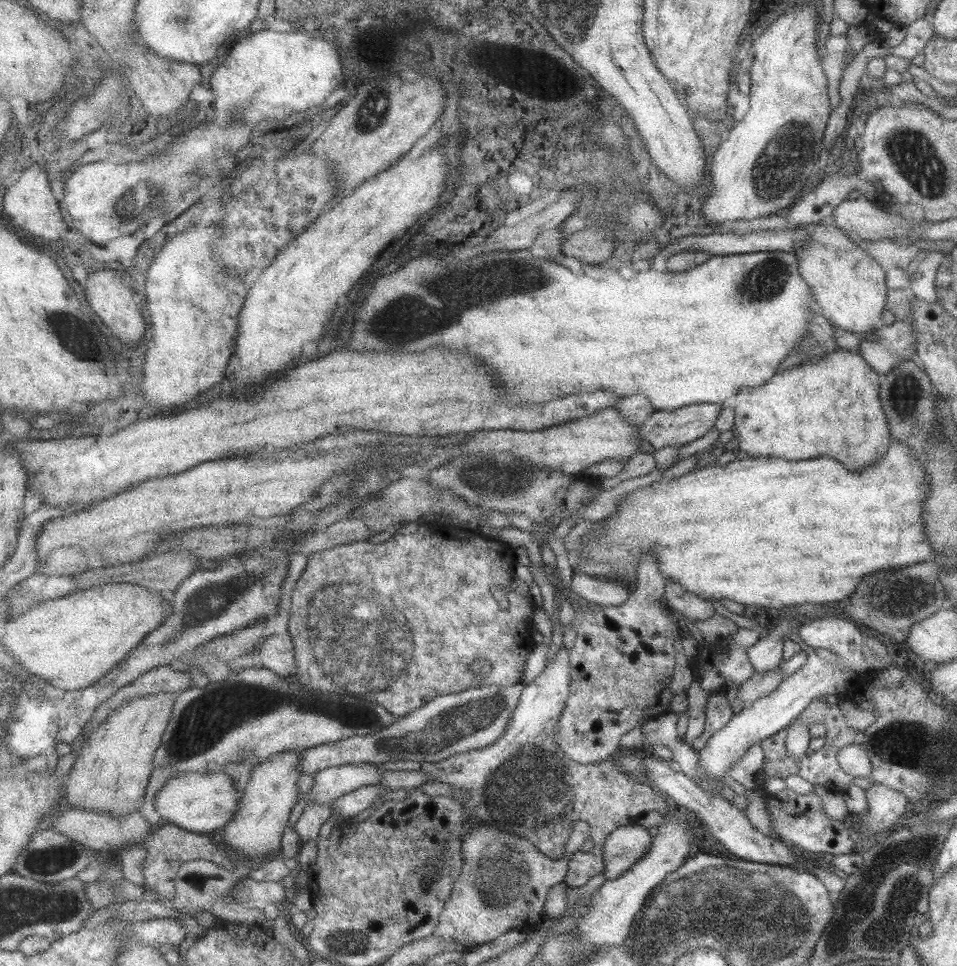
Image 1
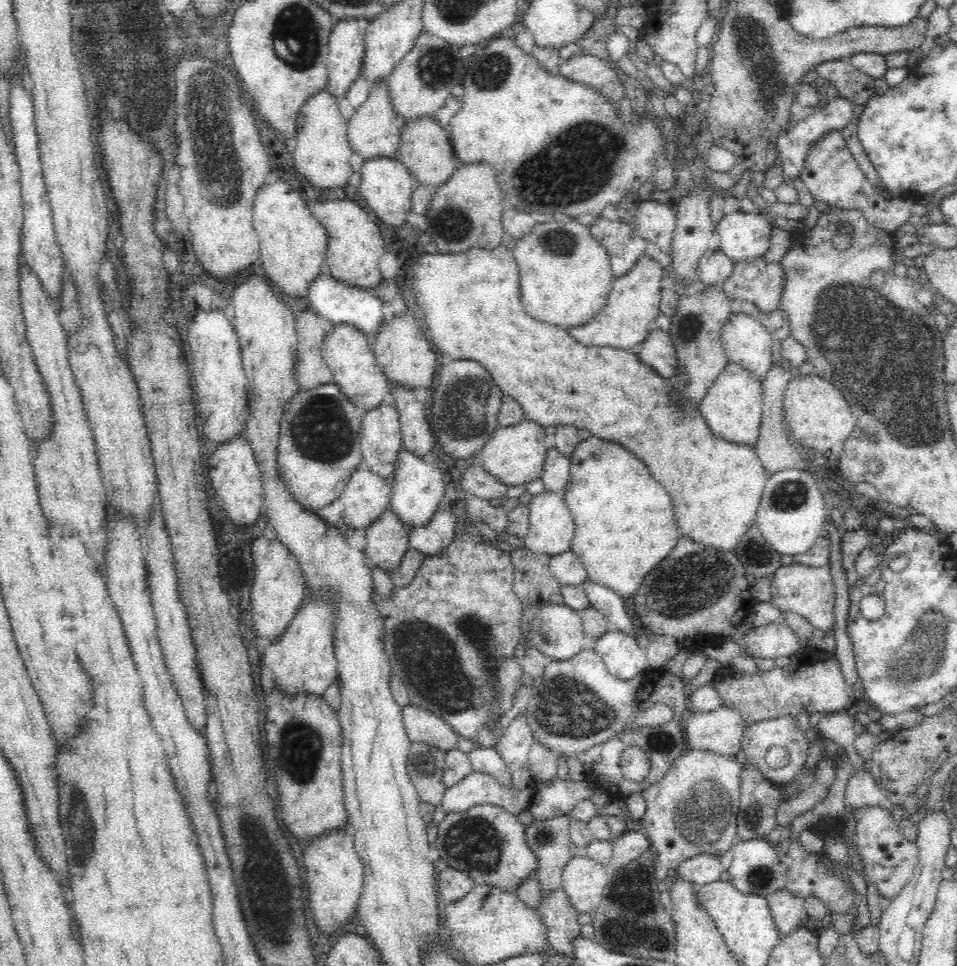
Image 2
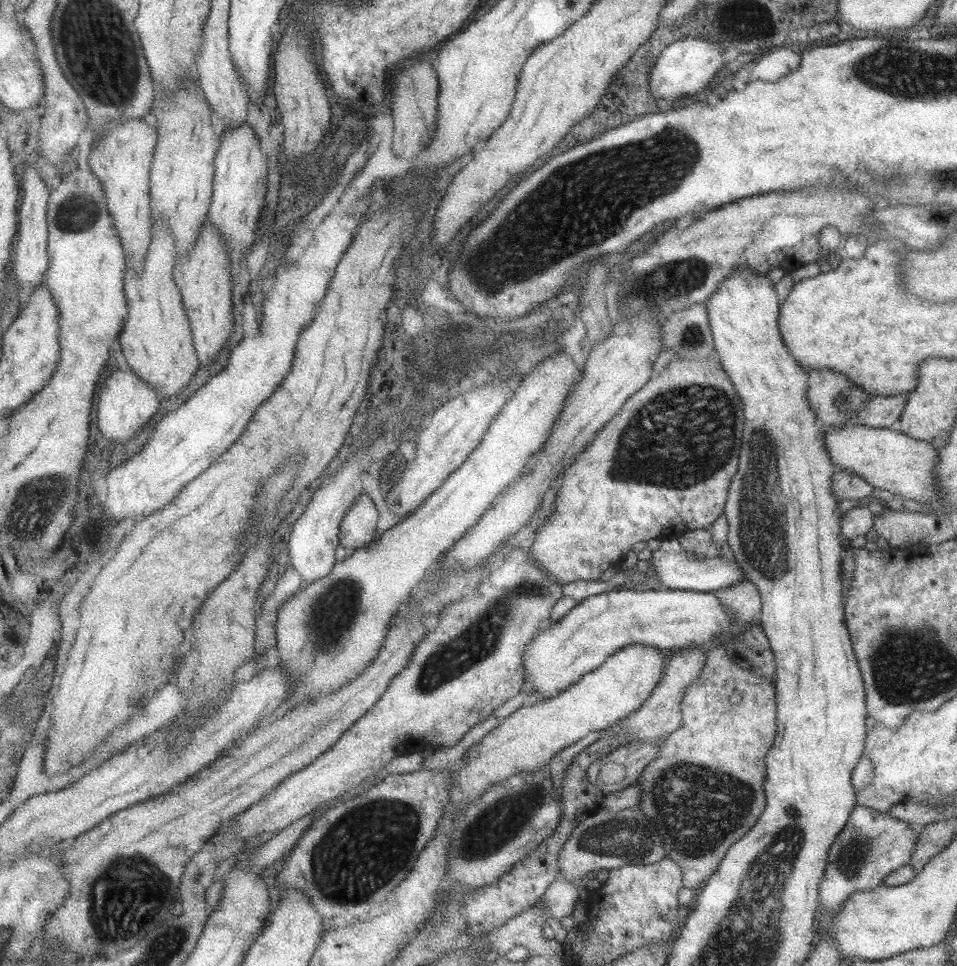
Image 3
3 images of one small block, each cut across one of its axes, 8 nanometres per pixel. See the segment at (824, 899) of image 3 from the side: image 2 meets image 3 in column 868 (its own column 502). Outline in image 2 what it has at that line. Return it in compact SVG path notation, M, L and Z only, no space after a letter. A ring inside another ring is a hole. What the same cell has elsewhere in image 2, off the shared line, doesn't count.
M476 804L464 812L450 812L437 825L434 856L465 872L476 885L490 885L514 893L522 878L535 876L538 859L524 841L524 825L499 806Z

